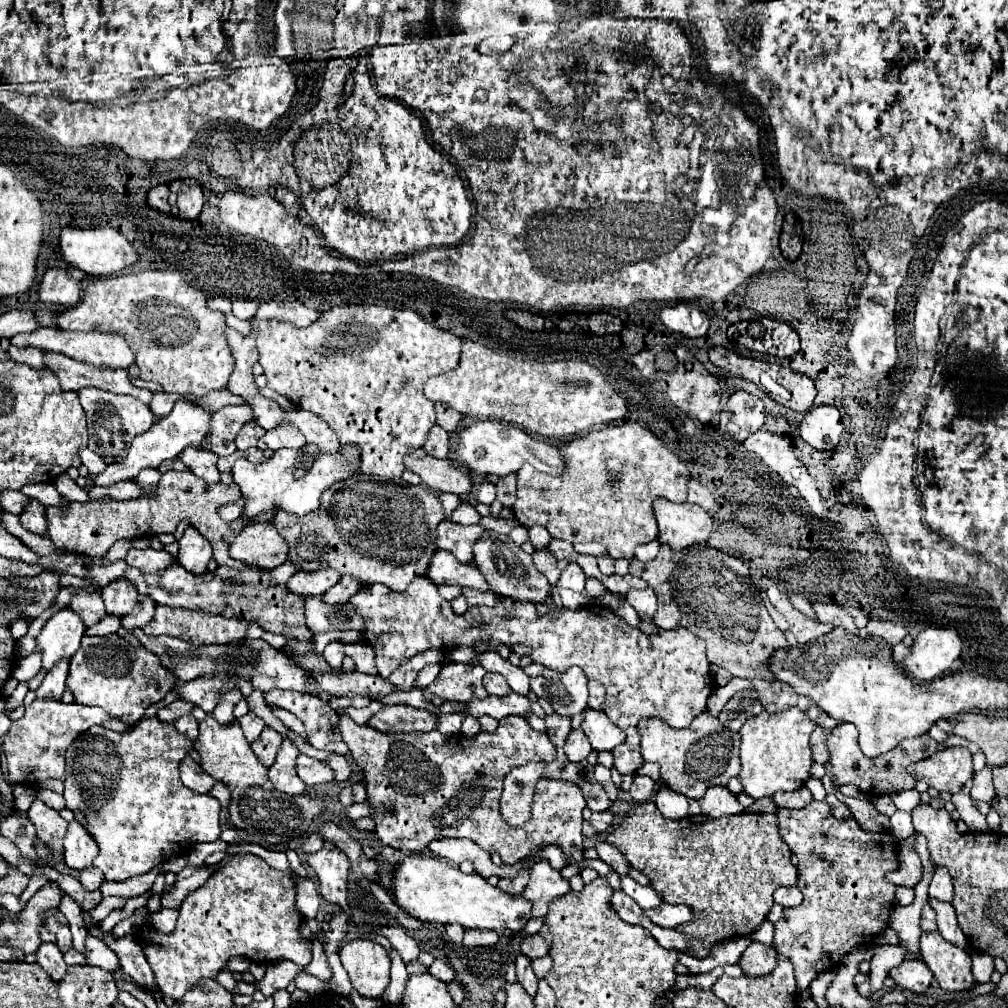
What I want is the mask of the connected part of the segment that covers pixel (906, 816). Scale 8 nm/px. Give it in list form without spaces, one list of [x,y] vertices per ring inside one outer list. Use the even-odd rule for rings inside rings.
[[[896,811],[892,817],[890,817],[890,829],[896,831],[898,837],[910,837],[914,833],[912,829],[912,819],[910,819],[910,813],[904,813],[904,811]]]

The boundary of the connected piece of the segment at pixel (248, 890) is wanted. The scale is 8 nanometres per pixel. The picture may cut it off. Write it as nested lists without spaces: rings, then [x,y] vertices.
[[[242,853],[236,855],[228,865],[218,869],[200,889],[186,895],[180,905],[178,925],[172,933],[162,933],[146,921],[134,929],[134,937],[140,941],[144,955],[150,961],[160,991],[172,999],[180,999],[192,985],[196,985],[204,977],[216,979],[216,975],[224,971],[228,961],[236,957],[244,957],[256,963],[274,963],[280,959],[288,959],[304,967],[312,961],[312,941],[298,935],[302,917],[294,911],[294,895],[294,881],[286,873],[268,867],[266,861],[258,855]]]

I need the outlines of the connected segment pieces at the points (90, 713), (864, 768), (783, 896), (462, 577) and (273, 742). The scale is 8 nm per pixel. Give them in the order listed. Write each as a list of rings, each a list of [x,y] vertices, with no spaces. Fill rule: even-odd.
[[[34,699],[20,721],[12,721],[2,749],[8,761],[8,783],[36,783],[42,779],[64,779],[64,751],[66,747],[92,725],[102,725],[112,719],[100,707],[88,707],[80,703],[64,703],[52,699]]]
[[[840,723],[836,729],[832,729],[828,735],[826,747],[830,751],[830,765],[832,765],[836,783],[838,785],[852,783],[866,795],[894,795],[894,793],[900,793],[904,789],[914,789],[916,779],[908,775],[906,765],[920,761],[924,757],[930,757],[938,751],[938,743],[934,739],[930,739],[928,735],[918,735],[918,737],[904,739],[898,747],[894,747],[892,751],[888,751],[884,755],[870,759],[860,751],[858,731],[852,723]]]
[[[778,887],[774,891],[774,901],[782,907],[796,907],[802,903],[802,893],[798,887]]]
[[[436,551],[426,577],[432,579],[432,583],[436,585],[458,585],[458,587],[470,587],[470,589],[480,589],[480,591],[488,591],[488,583],[484,579],[484,575],[480,575],[480,571],[472,565],[472,563],[458,563],[448,551]]]
[[[266,727],[262,731],[262,735],[250,745],[252,751],[256,753],[256,757],[266,765],[270,767],[276,759],[276,753],[280,751],[280,743],[282,743],[282,735],[278,731],[274,731],[272,727]]]

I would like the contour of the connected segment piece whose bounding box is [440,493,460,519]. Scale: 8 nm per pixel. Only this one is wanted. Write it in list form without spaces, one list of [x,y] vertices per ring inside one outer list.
[[[440,493],[440,501],[442,501],[444,509],[446,509],[446,519],[450,517],[450,513],[452,513],[452,511],[458,507],[458,503],[460,503],[458,495],[452,495],[452,493]]]

